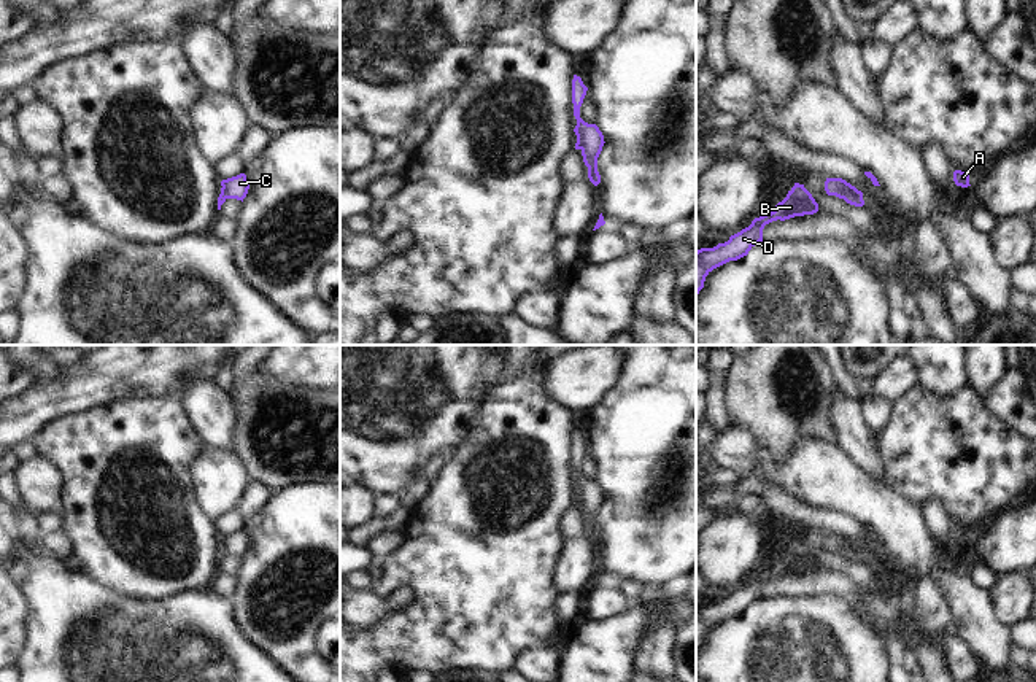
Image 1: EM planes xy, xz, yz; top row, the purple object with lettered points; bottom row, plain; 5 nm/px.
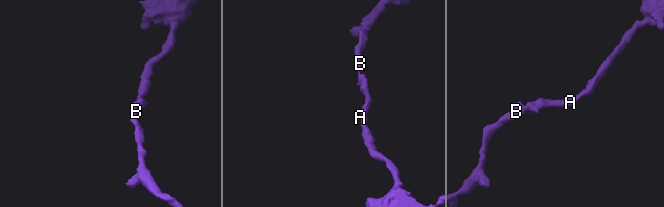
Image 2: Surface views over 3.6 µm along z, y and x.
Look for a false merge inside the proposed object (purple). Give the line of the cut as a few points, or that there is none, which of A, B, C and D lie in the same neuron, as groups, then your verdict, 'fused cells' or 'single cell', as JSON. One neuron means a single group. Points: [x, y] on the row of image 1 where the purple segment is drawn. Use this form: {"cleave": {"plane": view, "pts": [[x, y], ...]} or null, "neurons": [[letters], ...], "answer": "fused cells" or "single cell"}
{"cleave": null, "neurons": [["A", "B", "C", "D"]], "answer": "single cell"}

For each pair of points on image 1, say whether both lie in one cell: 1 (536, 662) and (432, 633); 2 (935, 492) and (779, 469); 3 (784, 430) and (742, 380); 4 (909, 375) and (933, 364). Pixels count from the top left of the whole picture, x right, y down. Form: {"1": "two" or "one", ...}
{"1": "two", "2": "two", "3": "one", "4": "two"}

